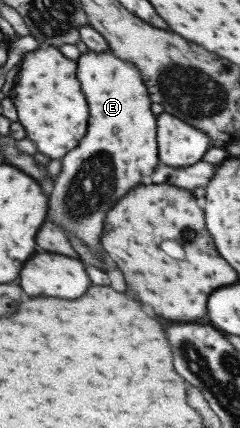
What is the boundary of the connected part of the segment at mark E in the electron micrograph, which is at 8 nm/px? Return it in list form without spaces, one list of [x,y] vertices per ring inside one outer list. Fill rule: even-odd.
[[[87,50],[80,54],[76,61],[76,79],[88,105],[87,133],[75,149],[70,149],[60,159],[61,171],[53,178],[48,195],[47,213],[55,217],[55,223],[47,219],[37,231],[35,243],[43,251],[78,259],[66,238],[66,234],[71,233],[83,239],[82,242],[95,255],[105,257],[99,247],[103,213],[109,211],[131,187],[151,175],[158,161],[155,151],[156,119],[150,110],[150,99],[139,70],[109,51],[95,53]],[[109,167],[113,169],[111,177]]]

